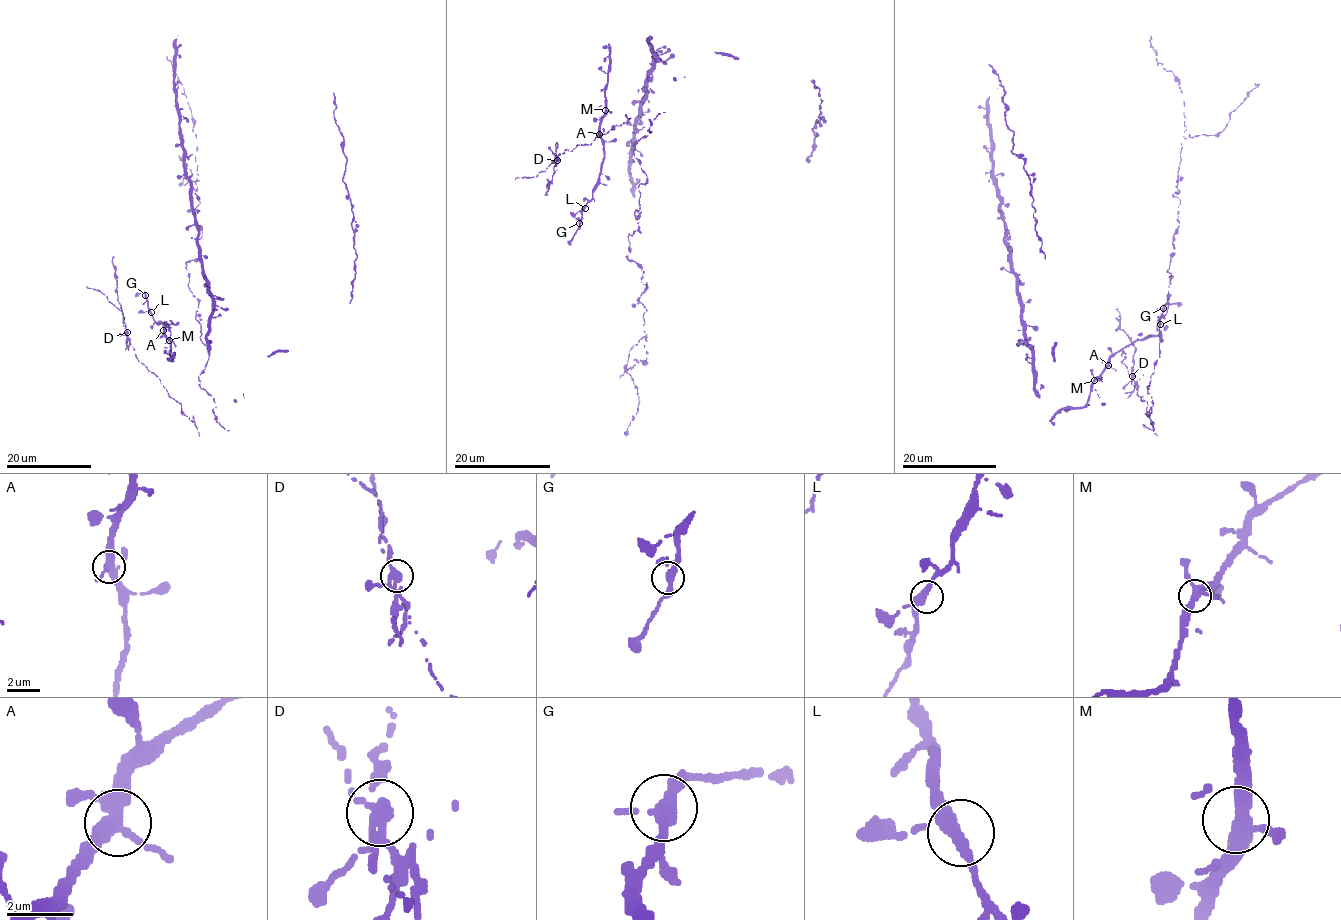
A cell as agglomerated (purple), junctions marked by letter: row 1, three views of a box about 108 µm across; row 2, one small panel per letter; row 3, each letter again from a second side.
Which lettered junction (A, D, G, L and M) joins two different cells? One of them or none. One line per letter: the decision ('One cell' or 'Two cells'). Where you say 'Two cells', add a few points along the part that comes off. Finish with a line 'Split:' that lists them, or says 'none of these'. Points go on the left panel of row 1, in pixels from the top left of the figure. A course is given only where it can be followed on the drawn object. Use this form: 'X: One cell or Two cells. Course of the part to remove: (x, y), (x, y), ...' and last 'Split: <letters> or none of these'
A: One cell
D: Two cells. Course of the part to remove: (127, 332), (117, 294), (113, 256)
G: One cell
L: One cell
M: One cell
Split: D

